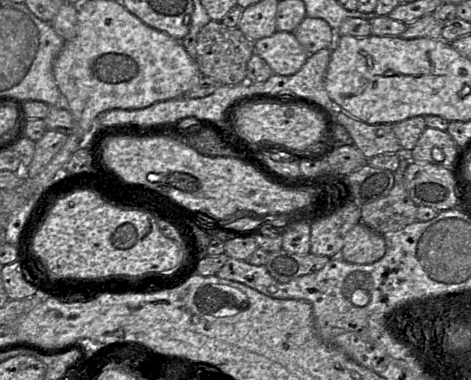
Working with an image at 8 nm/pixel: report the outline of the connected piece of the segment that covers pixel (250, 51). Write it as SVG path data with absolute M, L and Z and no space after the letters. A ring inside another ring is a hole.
M211 20L203 26L196 38L195 62L201 75L225 85L236 85L246 80L247 63L254 54L254 41L247 38L237 27L228 28Z

